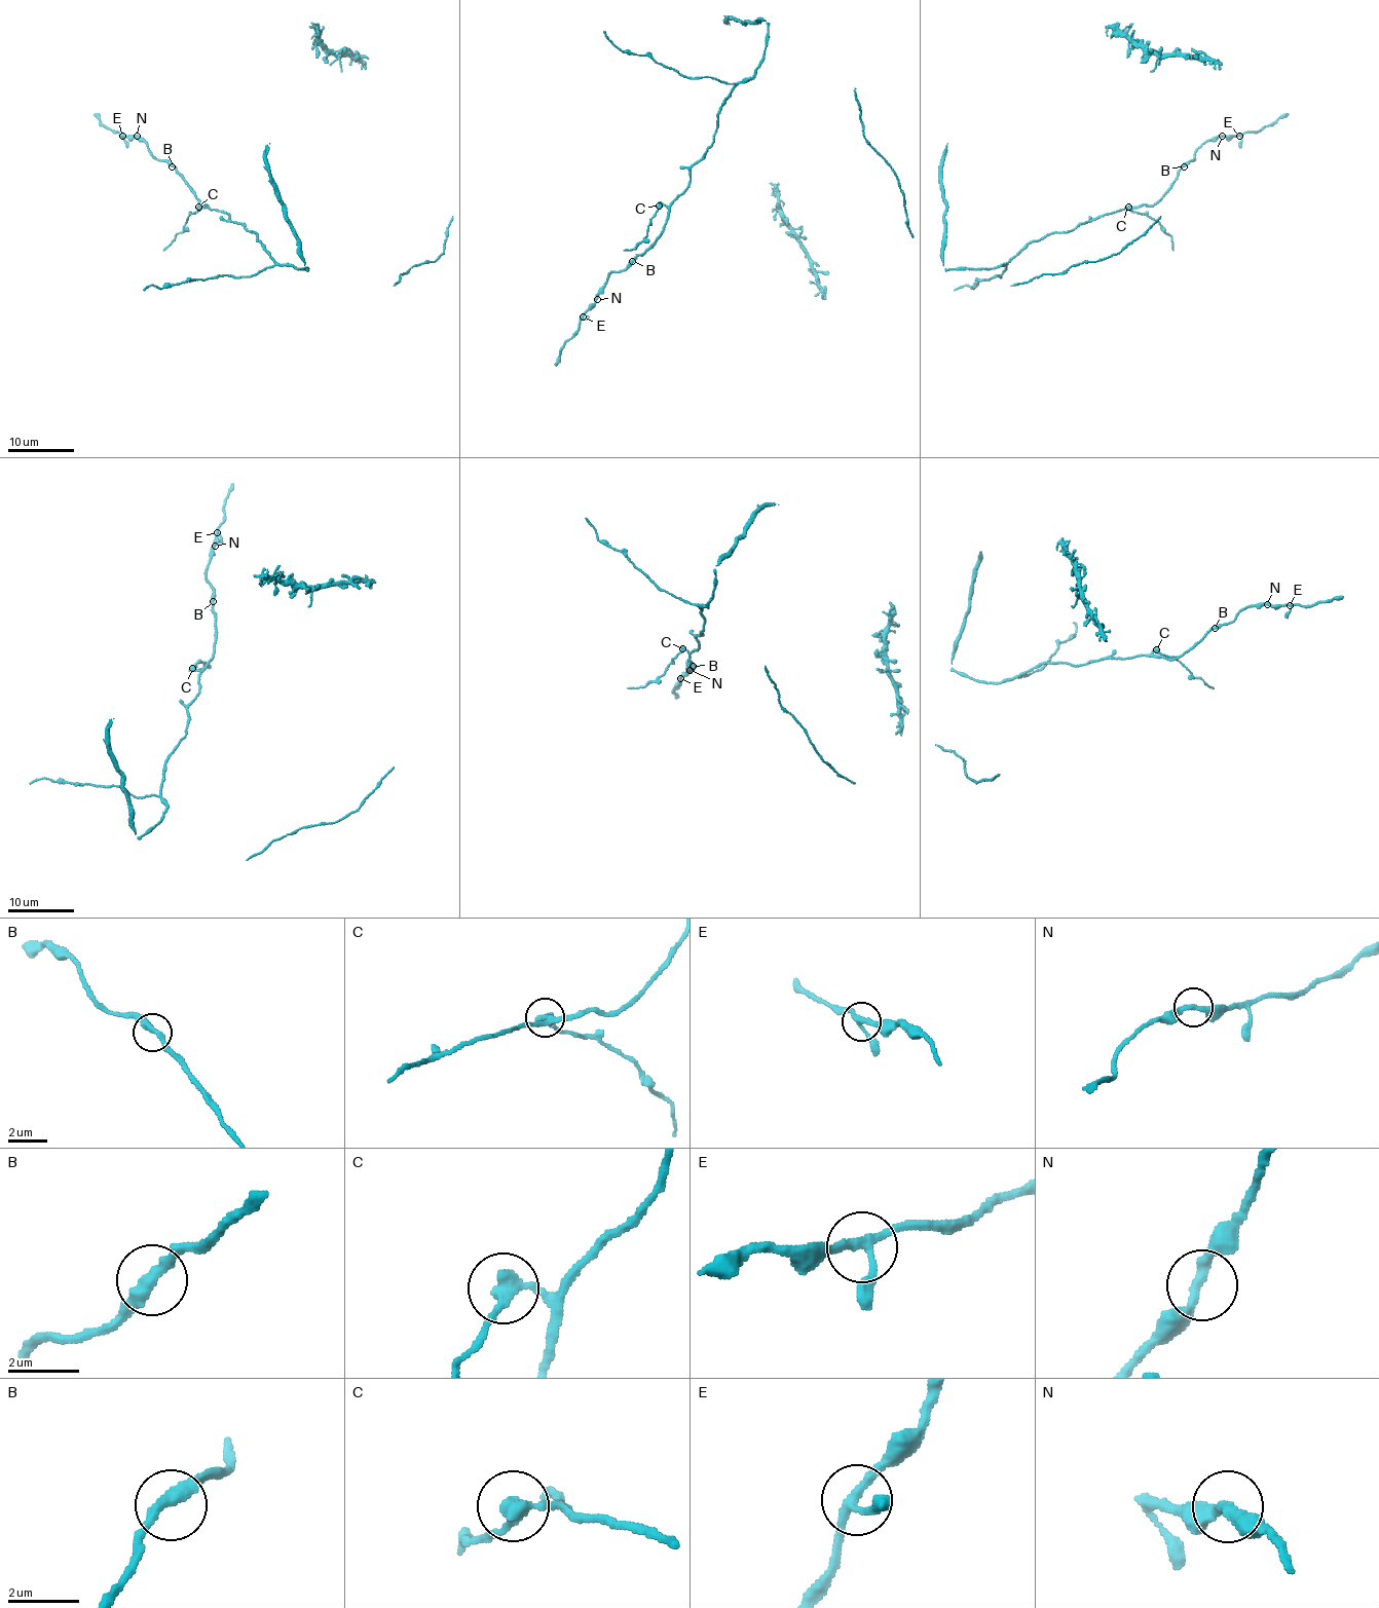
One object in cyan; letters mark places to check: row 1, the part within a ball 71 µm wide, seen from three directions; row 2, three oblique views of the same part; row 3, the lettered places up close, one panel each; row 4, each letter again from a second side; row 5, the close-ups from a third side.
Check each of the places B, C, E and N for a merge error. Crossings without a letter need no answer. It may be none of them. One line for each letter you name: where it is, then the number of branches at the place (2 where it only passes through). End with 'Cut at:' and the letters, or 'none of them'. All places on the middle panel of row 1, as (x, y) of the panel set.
C: (659, 206) | 2
Cut at: C

